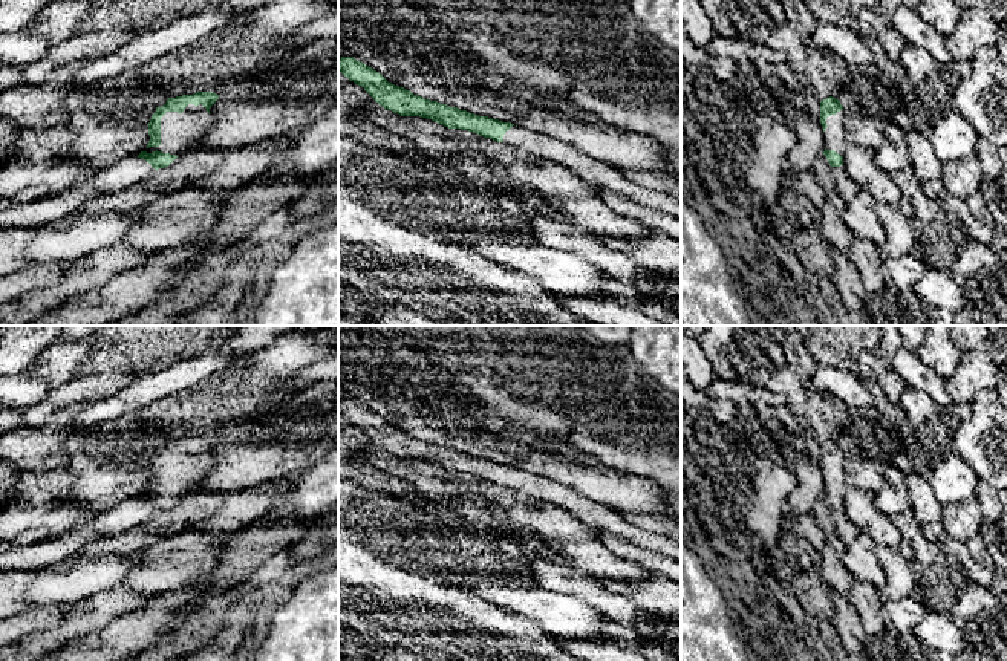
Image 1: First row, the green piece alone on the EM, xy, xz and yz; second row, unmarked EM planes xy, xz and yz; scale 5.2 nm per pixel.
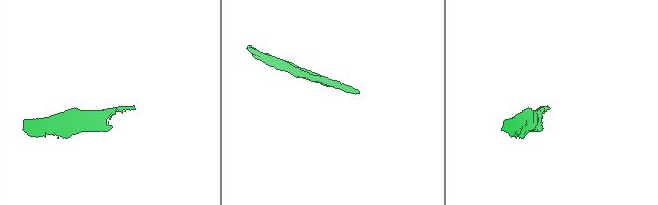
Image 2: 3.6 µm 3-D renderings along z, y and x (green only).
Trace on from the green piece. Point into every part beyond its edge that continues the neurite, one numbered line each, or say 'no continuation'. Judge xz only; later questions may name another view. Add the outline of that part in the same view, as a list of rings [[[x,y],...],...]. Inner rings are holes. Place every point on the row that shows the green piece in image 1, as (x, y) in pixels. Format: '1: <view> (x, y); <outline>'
1: xz (599, 173); [[[516,125],[505,132],[504,144],[549,159],[591,185],[608,188],[647,208],[655,208],[681,217],[681,202],[675,197],[640,185],[626,177],[621,168],[586,156],[569,144]]]

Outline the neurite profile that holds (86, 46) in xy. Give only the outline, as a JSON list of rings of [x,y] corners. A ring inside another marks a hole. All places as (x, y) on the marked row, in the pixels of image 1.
[[[129,29],[80,32],[60,44],[51,46],[47,57],[20,67],[23,81],[41,84],[51,80],[60,67],[93,61],[119,49],[138,34]]]

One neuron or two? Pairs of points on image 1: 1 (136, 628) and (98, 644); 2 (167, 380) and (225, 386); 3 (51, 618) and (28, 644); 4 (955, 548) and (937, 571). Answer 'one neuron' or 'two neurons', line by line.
1: one neuron
2: two neurons
3: two neurons
4: two neurons

